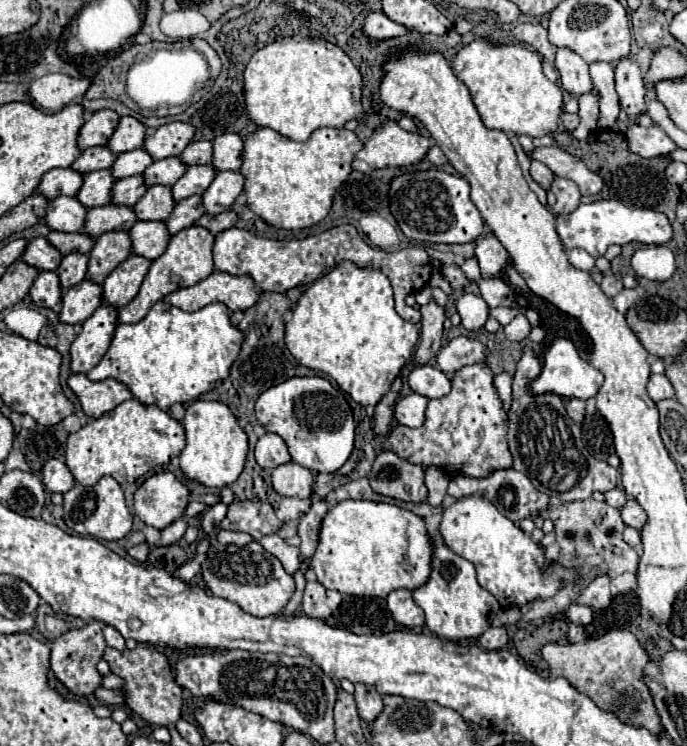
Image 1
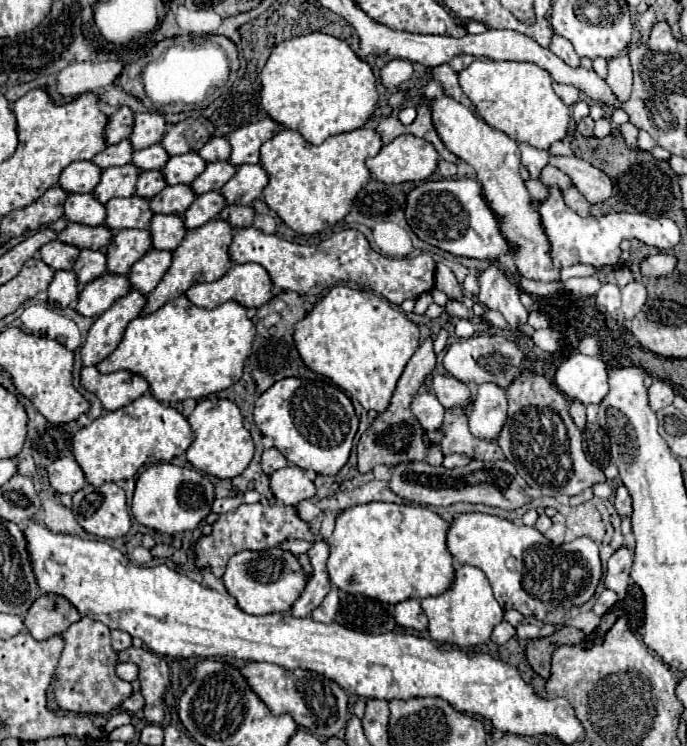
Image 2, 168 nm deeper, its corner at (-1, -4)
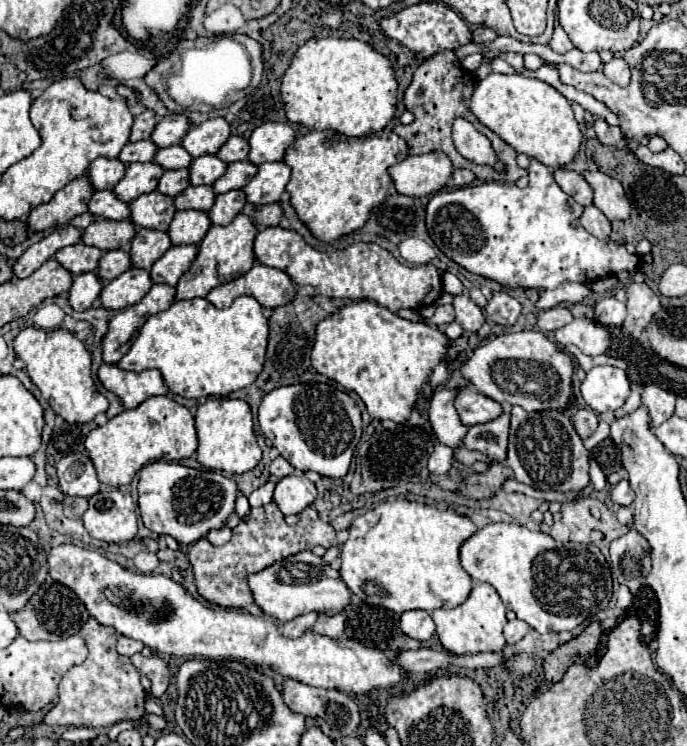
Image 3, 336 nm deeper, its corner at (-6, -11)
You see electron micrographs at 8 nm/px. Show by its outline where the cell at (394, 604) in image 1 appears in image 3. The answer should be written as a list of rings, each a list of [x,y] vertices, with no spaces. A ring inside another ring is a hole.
[[[410,610],[410,612],[404,612],[402,618],[400,618],[400,626],[402,626],[402,632],[410,638],[416,638],[416,640],[428,640],[432,634],[434,634],[434,620],[428,612],[424,610]]]

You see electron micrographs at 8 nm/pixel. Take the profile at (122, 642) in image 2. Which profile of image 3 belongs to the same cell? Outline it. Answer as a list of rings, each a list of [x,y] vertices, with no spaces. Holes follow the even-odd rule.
[[[118,636],[118,652],[124,654],[124,656],[132,656],[136,652],[140,652],[144,648],[142,642],[136,642],[132,638],[126,638],[126,636]]]

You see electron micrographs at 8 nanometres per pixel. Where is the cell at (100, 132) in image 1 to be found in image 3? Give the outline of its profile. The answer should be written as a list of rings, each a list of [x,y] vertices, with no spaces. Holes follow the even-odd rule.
[[[144,110],[142,114],[138,114],[134,118],[130,142],[138,142],[138,140],[144,140],[144,138],[150,138],[154,128],[156,128],[156,114],[154,114],[154,110]]]

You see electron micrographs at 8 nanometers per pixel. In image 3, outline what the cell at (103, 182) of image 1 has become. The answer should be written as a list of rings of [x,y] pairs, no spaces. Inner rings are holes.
[[[138,162],[138,164],[130,164],[126,168],[124,178],[114,186],[114,192],[120,200],[124,202],[132,202],[136,200],[140,194],[152,192],[158,186],[158,180],[162,178],[166,170],[156,164],[156,162]]]

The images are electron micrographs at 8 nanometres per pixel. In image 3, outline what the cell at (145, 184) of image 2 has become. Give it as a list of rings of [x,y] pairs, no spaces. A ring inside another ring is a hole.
[[[180,168],[180,170],[168,170],[160,182],[158,182],[158,190],[162,194],[168,194],[168,196],[176,196],[180,194],[182,190],[186,190],[190,186],[190,172],[188,168]]]

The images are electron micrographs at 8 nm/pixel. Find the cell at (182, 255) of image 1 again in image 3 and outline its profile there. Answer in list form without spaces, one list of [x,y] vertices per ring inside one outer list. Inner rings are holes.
[[[238,214],[230,224],[226,226],[212,226],[204,240],[200,242],[198,256],[192,264],[192,268],[180,278],[176,286],[176,300],[188,300],[198,296],[208,296],[210,290],[214,290],[220,284],[226,284],[242,274],[246,274],[256,258],[254,258],[254,238],[258,234],[258,226],[252,222],[250,216]]]

